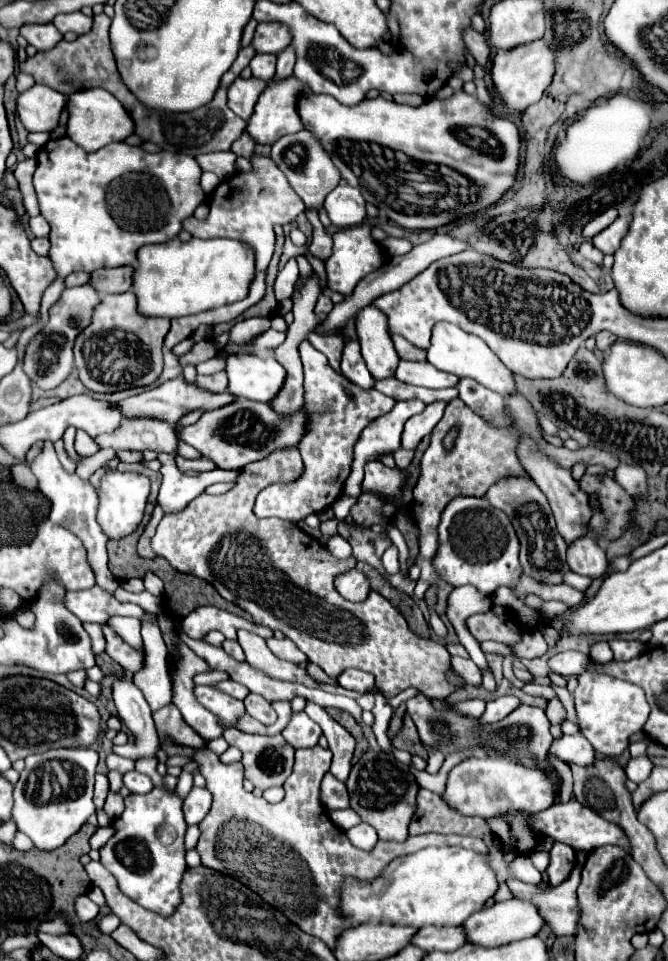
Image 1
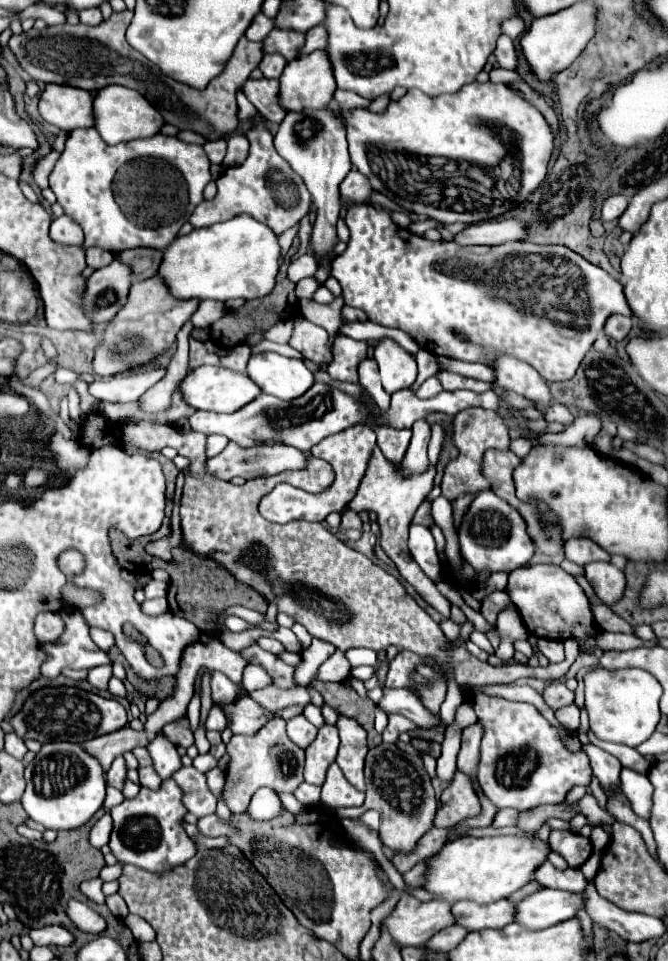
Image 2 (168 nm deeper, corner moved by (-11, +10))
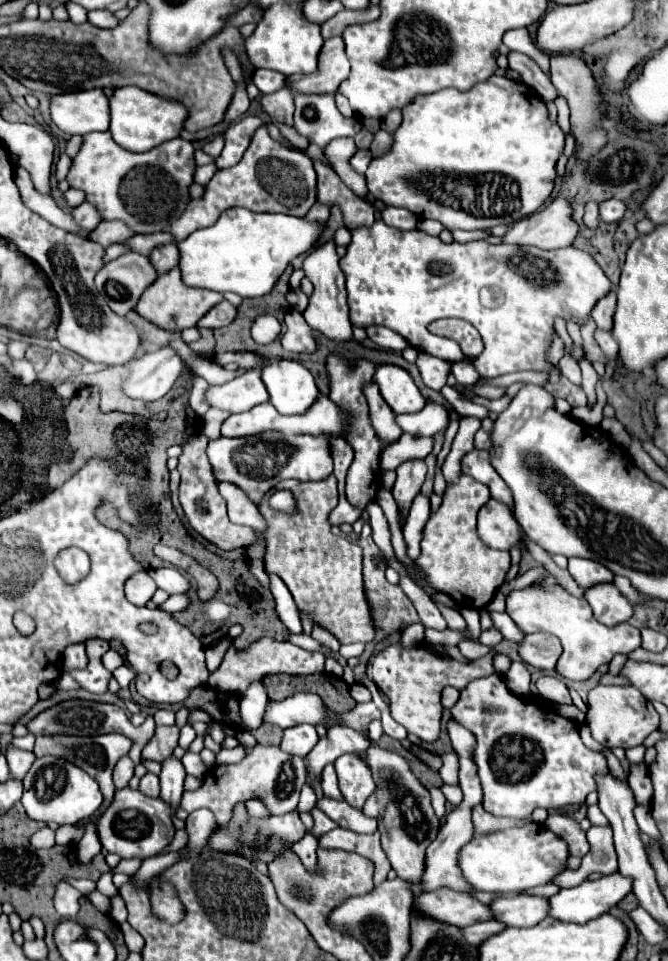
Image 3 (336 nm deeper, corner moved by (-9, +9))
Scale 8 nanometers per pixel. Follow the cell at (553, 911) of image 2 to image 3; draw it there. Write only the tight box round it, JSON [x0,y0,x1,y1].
[549,872,633,924]

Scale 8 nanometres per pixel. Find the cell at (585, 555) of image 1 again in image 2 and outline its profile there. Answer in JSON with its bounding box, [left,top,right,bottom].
[585,561,625,605]

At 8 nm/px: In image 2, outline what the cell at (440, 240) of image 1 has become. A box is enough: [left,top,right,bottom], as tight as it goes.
[451,219,525,245]

